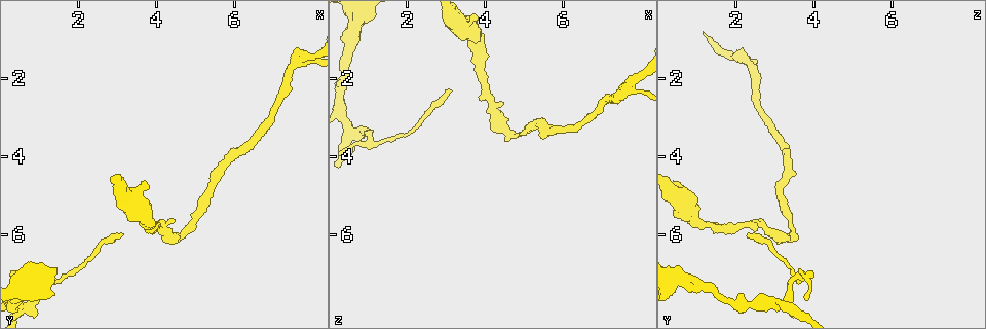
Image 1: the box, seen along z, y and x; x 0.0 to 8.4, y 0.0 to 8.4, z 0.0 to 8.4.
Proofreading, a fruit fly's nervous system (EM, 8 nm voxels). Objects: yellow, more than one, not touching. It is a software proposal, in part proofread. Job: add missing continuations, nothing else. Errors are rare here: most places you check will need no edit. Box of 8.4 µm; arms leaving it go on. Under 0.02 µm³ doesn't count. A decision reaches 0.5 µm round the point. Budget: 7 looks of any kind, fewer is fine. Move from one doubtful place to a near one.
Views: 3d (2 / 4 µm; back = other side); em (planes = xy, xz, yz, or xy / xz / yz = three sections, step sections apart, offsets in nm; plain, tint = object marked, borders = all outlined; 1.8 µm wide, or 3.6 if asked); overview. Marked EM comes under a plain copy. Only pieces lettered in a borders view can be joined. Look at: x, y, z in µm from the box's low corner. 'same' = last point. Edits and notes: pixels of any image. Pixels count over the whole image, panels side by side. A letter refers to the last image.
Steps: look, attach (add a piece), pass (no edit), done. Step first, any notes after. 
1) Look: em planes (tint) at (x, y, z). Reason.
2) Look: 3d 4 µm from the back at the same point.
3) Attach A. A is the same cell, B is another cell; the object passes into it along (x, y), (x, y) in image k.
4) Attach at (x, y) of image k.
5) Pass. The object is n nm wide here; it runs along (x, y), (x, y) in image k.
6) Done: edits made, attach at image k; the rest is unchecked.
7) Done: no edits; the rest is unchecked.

Look: 3d 2 µm at (3.15, 6.00, 2.40).

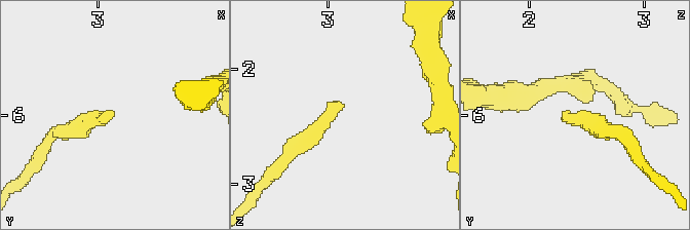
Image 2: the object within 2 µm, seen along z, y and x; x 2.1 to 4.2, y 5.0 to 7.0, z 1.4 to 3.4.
Look: em planes (tint) at (3.12, 5.96, 2.32). Shape alone is not enough.

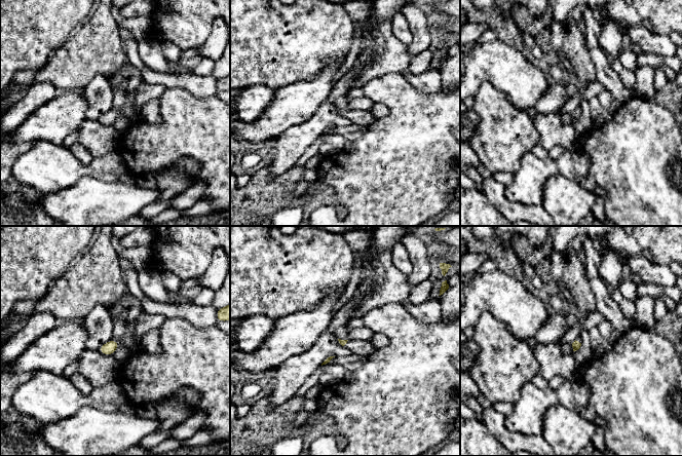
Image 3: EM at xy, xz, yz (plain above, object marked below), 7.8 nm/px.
Look: em planes (borders) at the same point. See the neighbours.

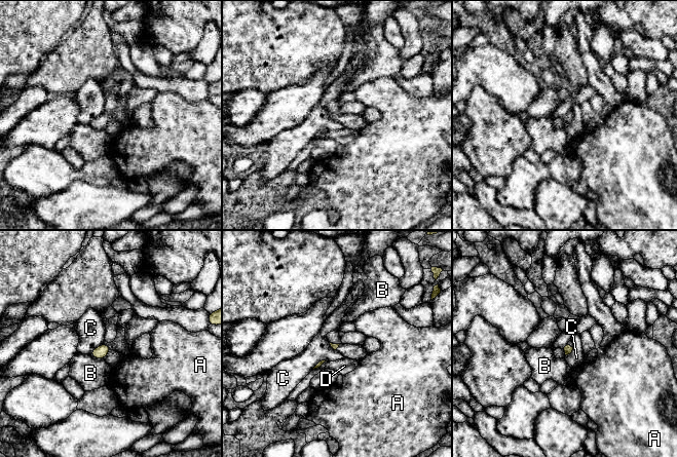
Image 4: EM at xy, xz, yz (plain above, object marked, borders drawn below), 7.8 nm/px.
Pass. A, B, C and D are other cells; a border runs along (103, 343), (88, 353) in image 4; none of them fits.

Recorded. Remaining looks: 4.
Look: em yz step 8 (tint) at (4.60, 6.05, 3.35). Abrupt turn.

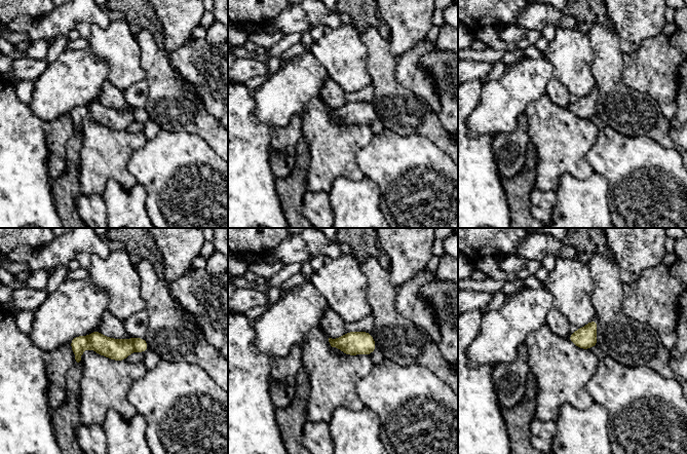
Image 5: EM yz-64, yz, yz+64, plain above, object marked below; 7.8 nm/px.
Look: em planes (borders) at the same point. Cut it another way.

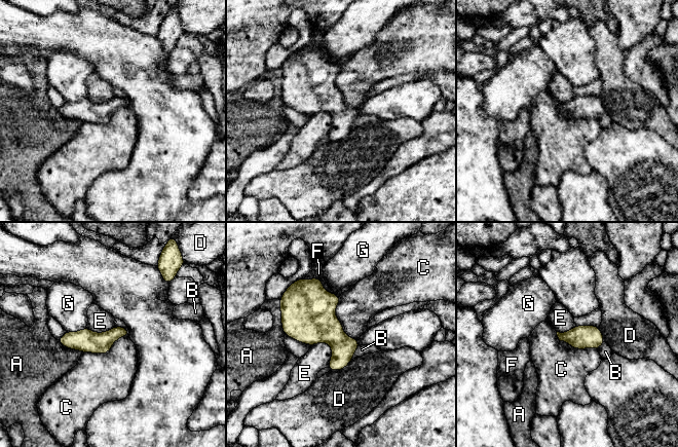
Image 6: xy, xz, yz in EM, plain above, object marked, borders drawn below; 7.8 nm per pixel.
Pass. The longest contact is with C, 400 nm; A, B, C, D, E, F and G are other cells; no lettered piece goes on from it.

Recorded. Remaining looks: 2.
Look: em xy step 4 (borders) at (7.65, 1.55, 2.25). Three-way junction.

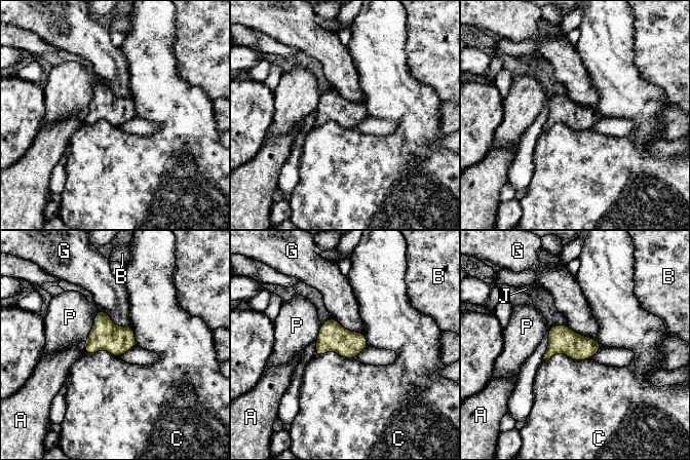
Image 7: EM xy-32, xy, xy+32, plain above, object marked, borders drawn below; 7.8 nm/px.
Pass. The object is 220 nm wide here; A, B, C, G, J and P are other cells; a border runs along (590, 358), (557, 352), (543, 359) in image 7; none of them fits.

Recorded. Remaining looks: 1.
Done: no edits; the rest is unchecked.

